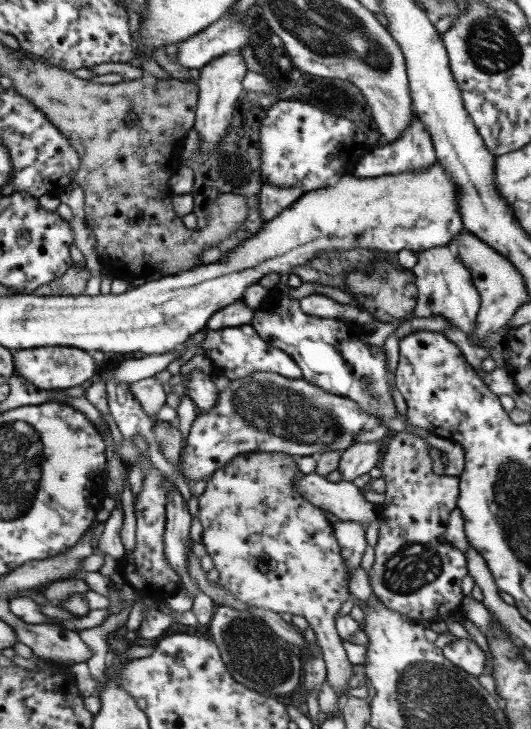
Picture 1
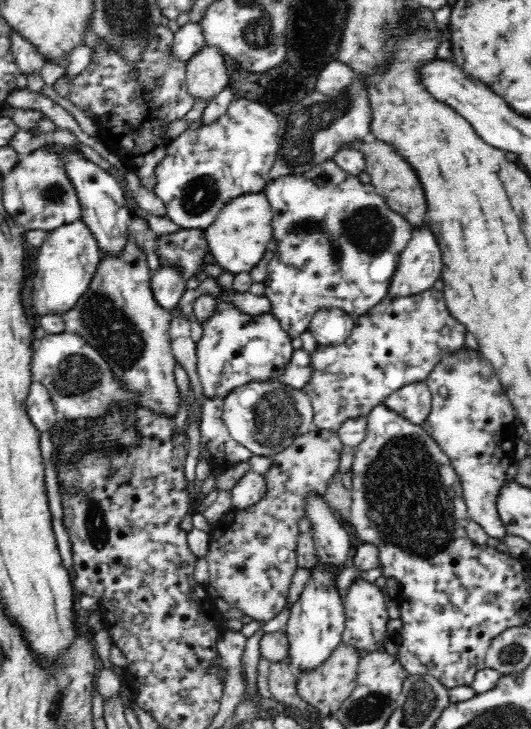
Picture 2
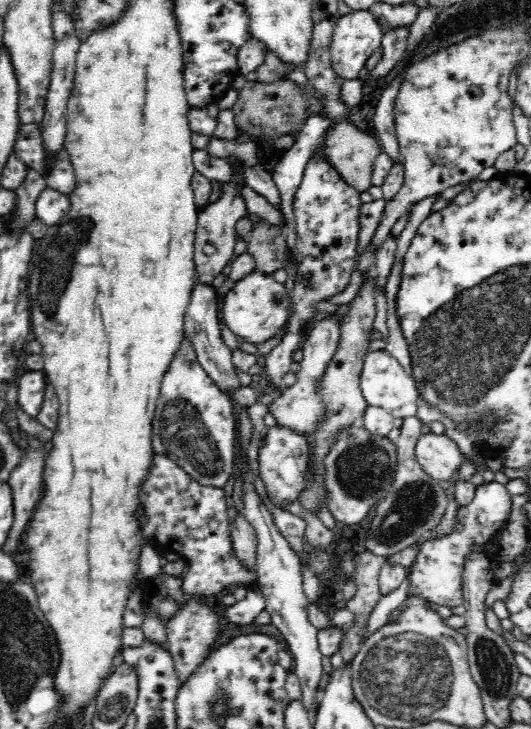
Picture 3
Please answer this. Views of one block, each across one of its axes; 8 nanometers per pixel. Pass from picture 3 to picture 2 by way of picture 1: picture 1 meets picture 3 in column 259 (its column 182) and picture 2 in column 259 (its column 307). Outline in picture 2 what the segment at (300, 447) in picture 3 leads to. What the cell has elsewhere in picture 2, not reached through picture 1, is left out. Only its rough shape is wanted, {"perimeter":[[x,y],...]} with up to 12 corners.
{"perimeter":[[248,382],[223,399],[230,436],[274,456],[314,431],[311,398]]}

